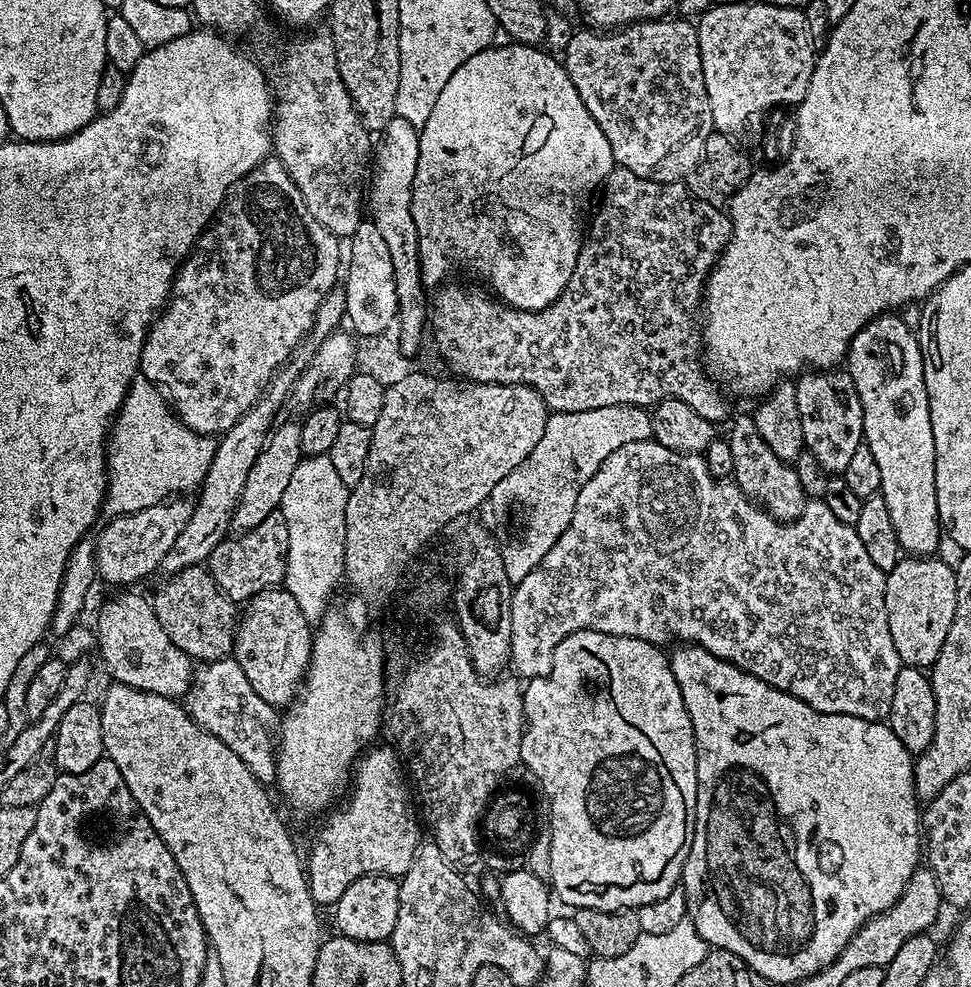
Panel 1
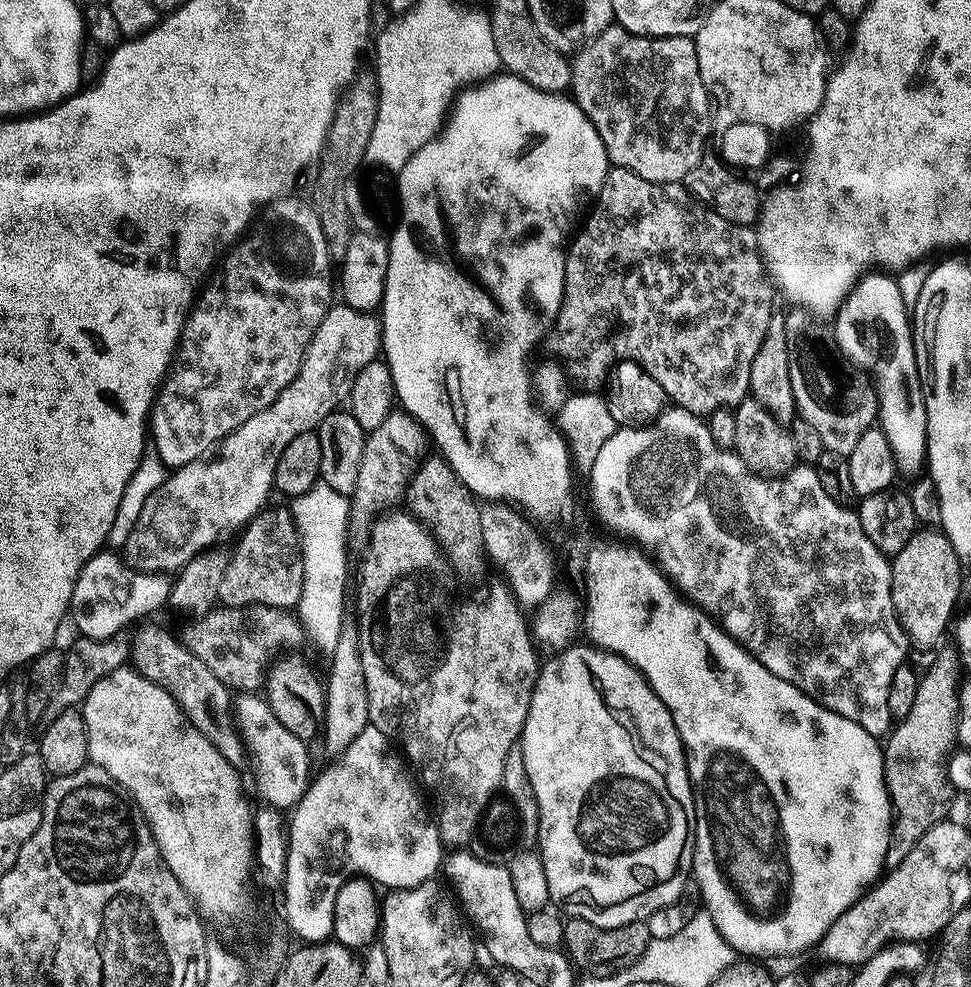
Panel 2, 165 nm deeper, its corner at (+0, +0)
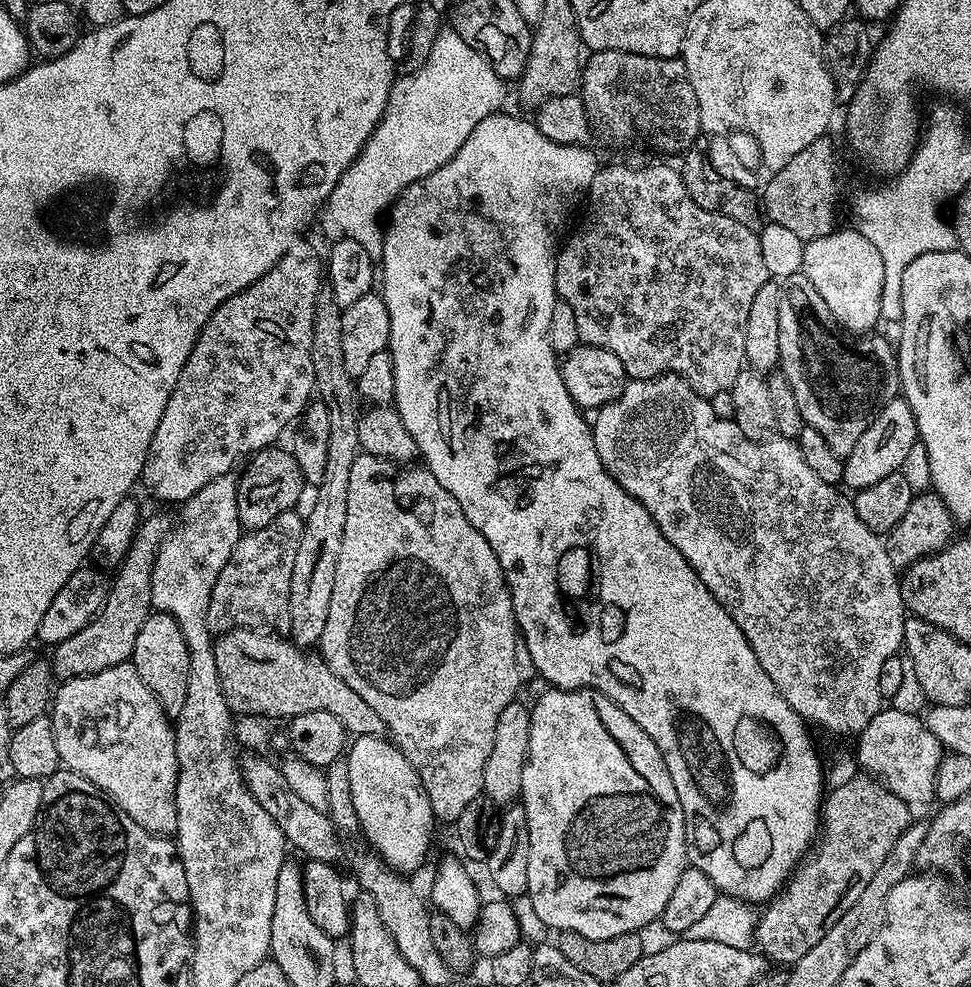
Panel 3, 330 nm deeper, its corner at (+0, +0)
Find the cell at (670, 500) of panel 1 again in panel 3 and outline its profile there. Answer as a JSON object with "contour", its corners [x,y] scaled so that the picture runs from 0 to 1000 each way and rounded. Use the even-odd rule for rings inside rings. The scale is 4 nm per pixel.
{"contour":[[[675,381],[668,385],[648,384],[642,397],[623,409],[613,418],[614,427],[609,427],[612,452],[616,456],[616,464],[620,464],[620,472],[678,529],[682,541],[690,545],[690,553],[711,569],[715,582],[739,606],[739,610],[760,630],[764,642],[768,642],[768,650],[772,650],[772,659],[777,659],[777,667],[793,683],[793,691],[801,695],[801,699],[814,711],[814,715],[829,732],[837,735],[846,734],[857,742],[878,742],[885,744],[893,733],[908,717],[908,706],[904,699],[904,683],[908,683],[908,675],[912,667],[924,664],[931,651],[931,629],[933,617],[927,601],[925,578],[917,569],[917,561],[912,557],[910,547],[884,525],[884,517],[876,506],[873,507],[864,497],[862,491],[847,488],[838,476],[826,464],[826,456],[820,446],[792,444],[790,446],[773,446],[760,436],[757,425],[745,426],[735,419],[730,402],[720,401],[701,381]]]}

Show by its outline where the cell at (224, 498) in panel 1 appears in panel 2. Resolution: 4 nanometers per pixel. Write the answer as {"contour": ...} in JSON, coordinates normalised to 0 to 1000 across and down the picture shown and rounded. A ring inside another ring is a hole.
{"contour":[[[104,557],[97,560],[89,573],[84,573],[80,590],[76,590],[76,602],[70,611],[70,624],[85,647],[108,648],[129,639],[133,635],[131,632],[139,633],[152,626],[147,624],[163,619],[165,615],[168,617],[173,611],[176,597],[172,583],[141,580],[129,571],[118,558]]]}

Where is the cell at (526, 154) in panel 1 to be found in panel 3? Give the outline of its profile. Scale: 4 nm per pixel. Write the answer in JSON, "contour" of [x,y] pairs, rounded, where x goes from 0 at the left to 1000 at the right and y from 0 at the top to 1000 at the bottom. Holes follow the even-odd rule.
{"contour":[[[519,117],[503,118],[494,124],[488,130],[488,136],[484,136],[484,140],[480,140],[480,144],[476,144],[476,152],[472,152],[472,156],[468,156],[468,160],[463,160],[463,164],[459,164],[459,168],[447,172],[447,176],[423,186],[402,212],[404,224],[401,227],[399,224],[395,236],[395,261],[393,264],[395,293],[393,293],[393,299],[398,306],[398,314],[402,318],[402,342],[399,356],[404,358],[406,367],[406,395],[408,396],[406,412],[414,424],[418,436],[422,436],[428,449],[429,459],[434,463],[437,461],[436,469],[447,480],[447,484],[451,484],[451,488],[455,488],[455,492],[459,492],[459,496],[463,496],[463,501],[468,501],[472,513],[476,513],[476,521],[480,521],[480,525],[484,525],[484,533],[488,533],[488,537],[492,537],[492,541],[496,541],[496,545],[501,545],[501,549],[505,549],[505,553],[517,573],[523,597],[527,603],[531,635],[538,649],[546,659],[555,688],[557,690],[565,689],[563,692],[570,697],[612,697],[624,707],[631,709],[641,719],[645,719],[645,723],[649,723],[651,730],[678,756],[692,785],[694,800],[698,800],[698,813],[702,813],[702,825],[704,826],[709,875],[723,881],[723,886],[727,886],[727,890],[731,890],[731,894],[735,894],[738,905],[767,912],[775,918],[787,918],[800,904],[806,901],[812,889],[819,883],[820,876],[828,870],[841,850],[842,840],[847,835],[847,807],[851,802],[851,782],[848,777],[844,779],[844,766],[840,763],[839,756],[836,755],[836,746],[832,743],[833,735],[817,719],[814,711],[809,711],[809,707],[801,699],[801,695],[797,695],[797,691],[793,691],[793,683],[789,683],[789,679],[785,679],[781,667],[777,667],[777,659],[772,659],[772,650],[768,650],[768,642],[764,642],[760,630],[756,630],[756,626],[752,626],[752,622],[743,614],[739,606],[735,606],[735,602],[731,602],[731,598],[727,598],[727,594],[719,586],[719,582],[715,582],[711,569],[706,569],[706,565],[702,565],[702,561],[698,561],[698,557],[694,557],[694,553],[690,553],[690,545],[686,545],[682,541],[678,529],[674,529],[674,525],[669,525],[665,513],[661,513],[661,509],[657,509],[649,501],[645,501],[645,496],[641,496],[641,492],[636,492],[636,488],[627,480],[624,472],[620,472],[620,464],[616,464],[616,456],[612,452],[607,427],[605,425],[601,427],[602,418],[589,406],[583,395],[583,387],[577,378],[578,366],[575,364],[574,357],[566,351],[566,338],[564,337],[566,317],[571,315],[575,303],[573,298],[573,256],[579,243],[577,234],[580,233],[581,226],[585,223],[585,215],[591,214],[596,207],[598,210],[599,204],[605,200],[608,184],[612,184],[612,176],[616,173],[616,165],[614,166],[614,158],[609,154],[609,149],[595,146],[576,146],[562,140],[562,136],[558,136],[558,132],[554,132],[547,121],[535,122],[531,118]]]}

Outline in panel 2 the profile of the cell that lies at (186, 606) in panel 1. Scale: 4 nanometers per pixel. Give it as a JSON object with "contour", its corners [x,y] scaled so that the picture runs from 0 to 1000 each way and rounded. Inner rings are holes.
{"contour":[[[265,612],[256,616],[223,614],[211,624],[199,627],[197,632],[192,645],[194,657],[216,675],[216,683],[225,691],[243,703],[260,703],[271,698],[283,665],[291,657],[305,657],[315,648],[309,629],[300,619]]]}

